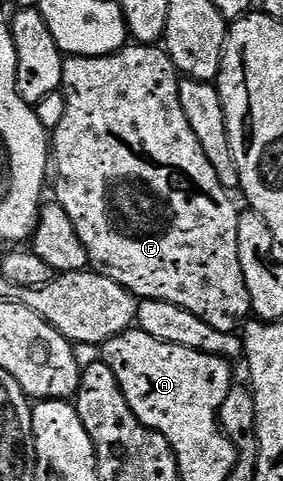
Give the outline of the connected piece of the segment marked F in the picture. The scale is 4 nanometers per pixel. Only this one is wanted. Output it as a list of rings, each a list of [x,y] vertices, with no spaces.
[[[128,45],[113,55],[68,58],[63,64],[61,88],[67,97],[65,118],[53,132],[53,167],[54,170],[55,167],[59,170],[54,198],[65,209],[65,213],[69,213],[69,221],[73,221],[77,237],[81,237],[81,245],[85,245],[87,262],[99,274],[117,281],[117,285],[121,285],[140,300],[169,301],[201,317],[201,321],[213,325],[213,329],[235,333],[248,322],[252,314],[249,289],[245,285],[245,277],[241,271],[241,257],[237,249],[237,225],[241,211],[240,208],[235,208],[234,201],[227,196],[230,195],[228,188],[221,185],[213,165],[209,165],[209,157],[205,157],[205,149],[201,149],[201,141],[197,141],[197,133],[193,133],[193,125],[189,125],[189,117],[185,117],[185,109],[181,109],[180,78],[174,61],[159,45]]]

